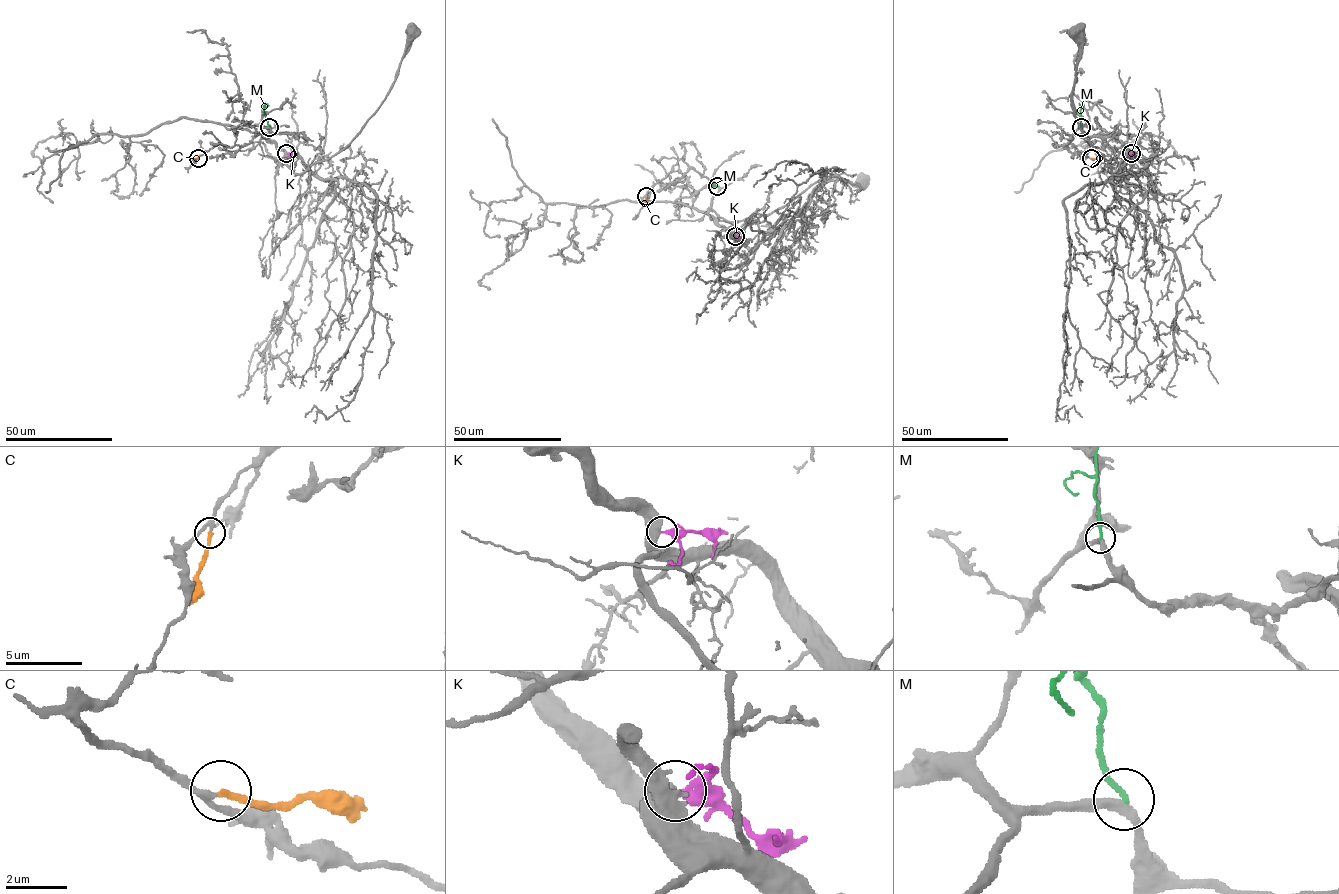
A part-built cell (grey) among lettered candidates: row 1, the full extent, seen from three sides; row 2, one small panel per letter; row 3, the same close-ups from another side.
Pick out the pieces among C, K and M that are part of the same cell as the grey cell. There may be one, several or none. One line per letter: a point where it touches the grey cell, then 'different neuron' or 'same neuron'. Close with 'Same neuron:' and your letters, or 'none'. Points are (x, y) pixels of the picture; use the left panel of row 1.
C: contact (198, 158); same neuron
K: contact (286, 153); different neuron
M: contact (269, 127); different neuron
Same neuron: C

